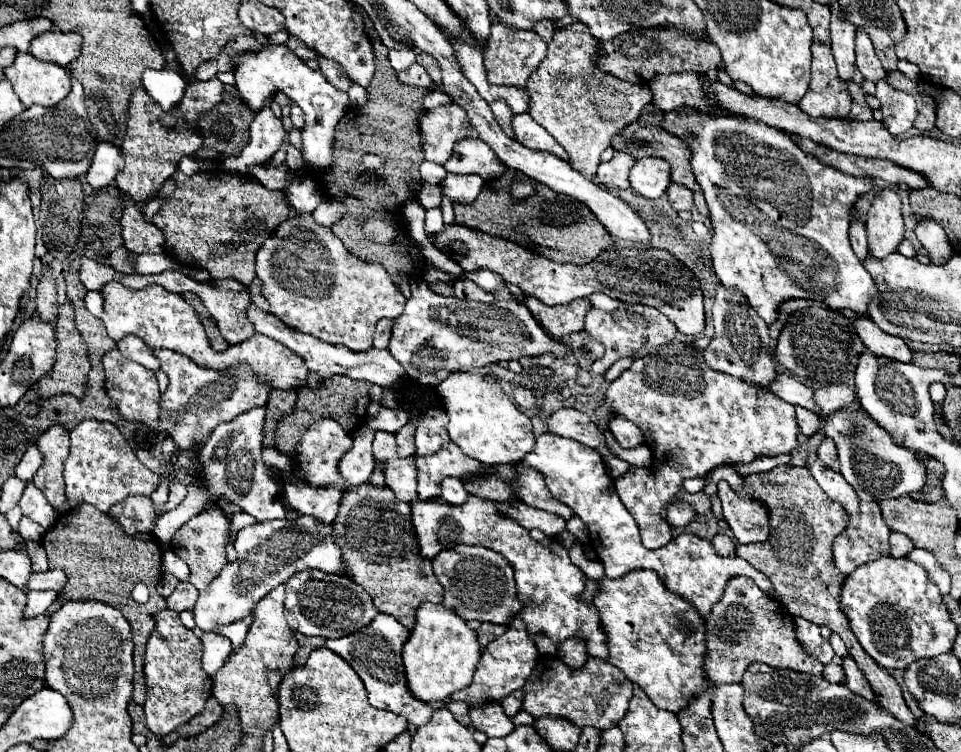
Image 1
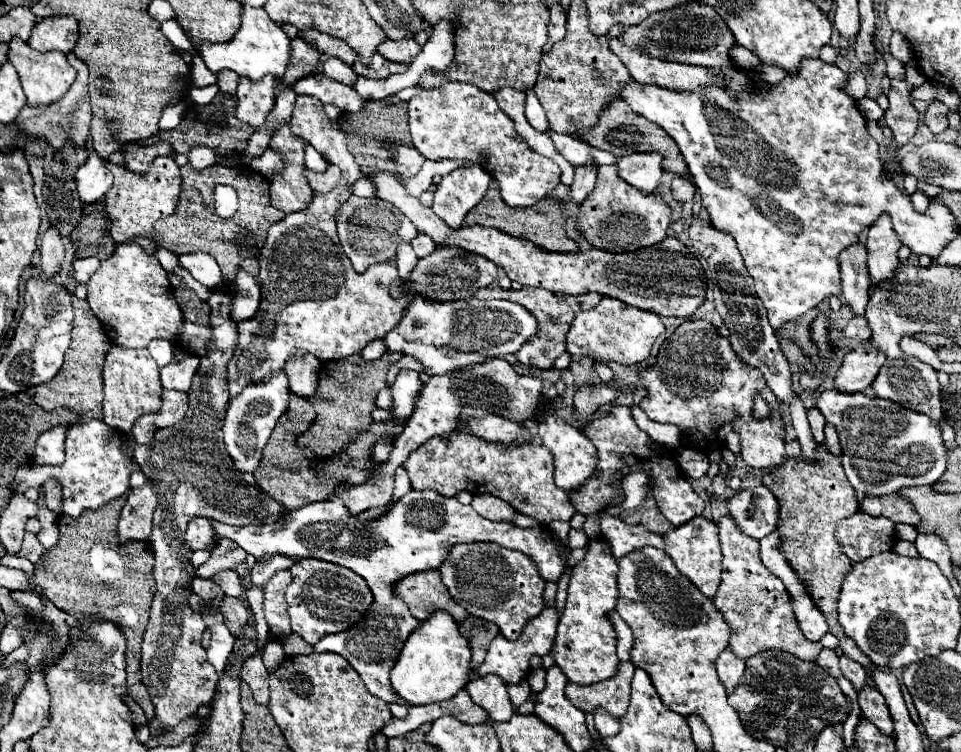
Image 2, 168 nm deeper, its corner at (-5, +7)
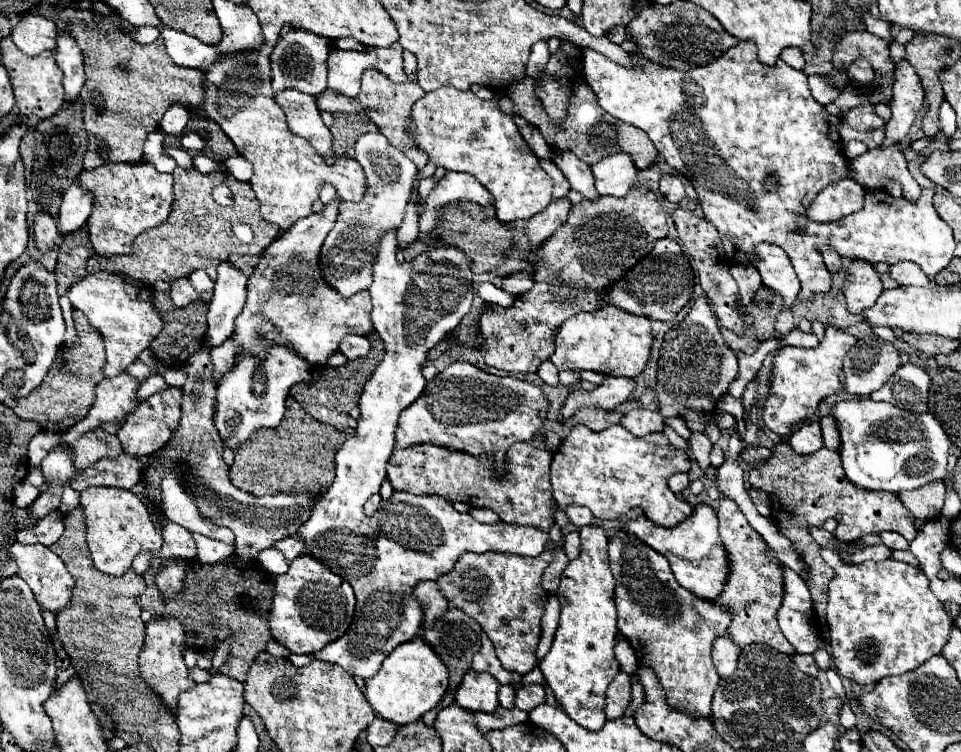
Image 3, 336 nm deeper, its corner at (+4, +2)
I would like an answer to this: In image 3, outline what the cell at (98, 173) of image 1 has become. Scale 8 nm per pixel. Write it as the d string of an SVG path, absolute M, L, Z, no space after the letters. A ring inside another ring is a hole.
M72 184L60 204L60 212L58 212L58 230L60 236L78 232L88 216L90 216L90 208L92 208L92 196L82 190L78 184Z

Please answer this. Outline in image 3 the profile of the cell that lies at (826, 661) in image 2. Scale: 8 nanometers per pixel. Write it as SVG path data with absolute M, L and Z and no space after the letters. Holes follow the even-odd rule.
M794 654L792 656L792 660L794 660L794 664L798 666L798 670L802 670L804 674L808 674L808 676L818 676L818 668L816 668L816 664L814 664L814 658L810 656L810 654Z

